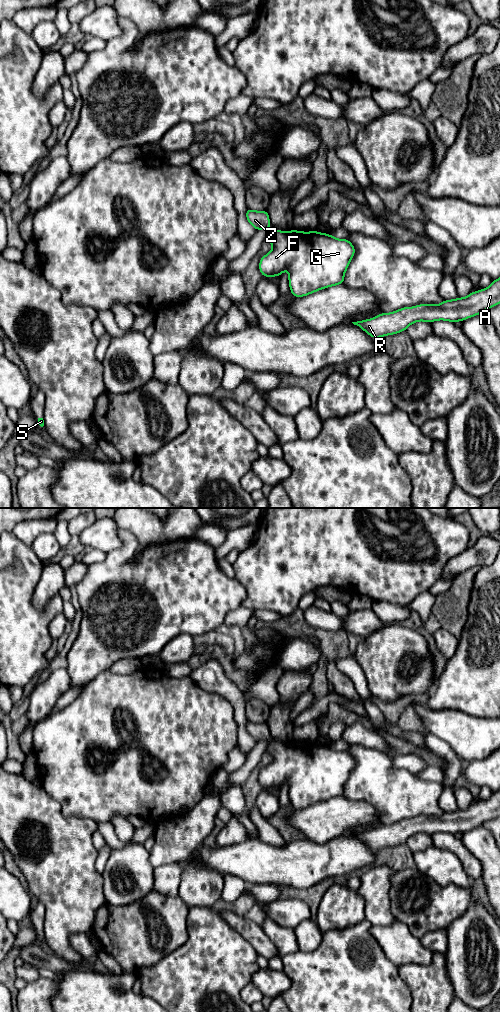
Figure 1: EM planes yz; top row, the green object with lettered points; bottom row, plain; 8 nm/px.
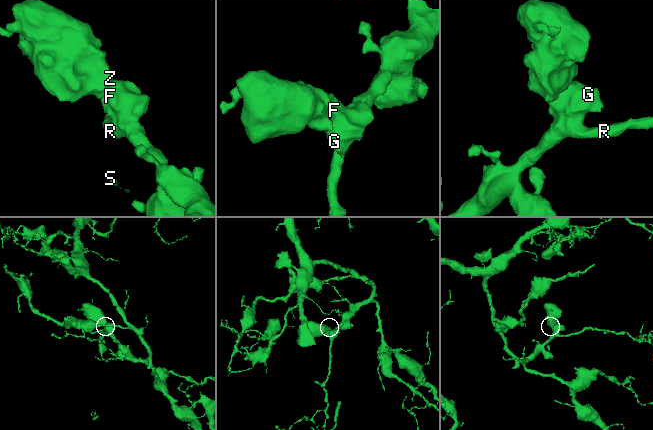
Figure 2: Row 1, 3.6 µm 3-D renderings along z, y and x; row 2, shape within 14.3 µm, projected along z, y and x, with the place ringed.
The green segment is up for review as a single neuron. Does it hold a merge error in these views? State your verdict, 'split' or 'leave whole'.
leave whole

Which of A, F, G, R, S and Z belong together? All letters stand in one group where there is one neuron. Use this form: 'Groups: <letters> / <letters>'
Groups: A F G R S Z

